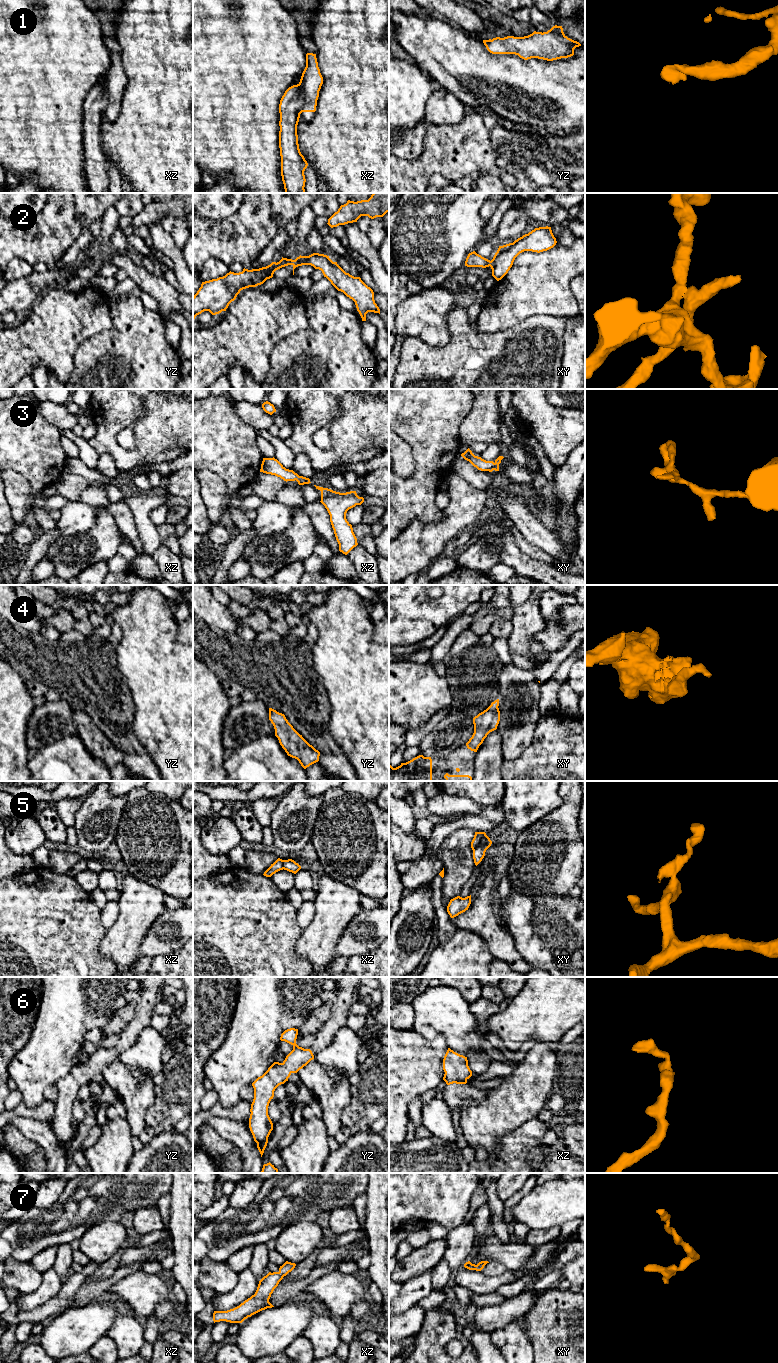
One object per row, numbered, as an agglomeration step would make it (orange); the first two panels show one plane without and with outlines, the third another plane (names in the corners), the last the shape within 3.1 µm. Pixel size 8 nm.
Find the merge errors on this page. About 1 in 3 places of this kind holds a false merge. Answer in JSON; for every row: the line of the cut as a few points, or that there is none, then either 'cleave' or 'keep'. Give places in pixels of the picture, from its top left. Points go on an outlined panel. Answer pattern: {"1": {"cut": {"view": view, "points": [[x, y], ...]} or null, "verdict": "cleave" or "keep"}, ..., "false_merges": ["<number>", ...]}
{"1": {"cut": null, "verdict": "keep"}, "2": {"cut": {"view": "yz", "points": [[294, 260], [292, 264]]}, "verdict": "cleave"}, "3": {"cut": null, "verdict": "keep"}, "4": {"cut": null, "verdict": "keep"}, "5": {"cut": {"view": "xy", "points": [[485, 834], [484, 838], [473, 850]]}, "verdict": "cleave"}, "6": {"cut": null, "verdict": "keep"}, "7": {"cut": null, "verdict": "keep"}, "false_merges": ["2", "5"]}

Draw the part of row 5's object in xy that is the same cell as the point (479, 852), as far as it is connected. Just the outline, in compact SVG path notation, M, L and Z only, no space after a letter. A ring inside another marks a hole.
M485 835L481 843L476 848L474 848L473 859L476 866L482 861L485 856L486 850L491 846L491 844L492 841L487 835Z

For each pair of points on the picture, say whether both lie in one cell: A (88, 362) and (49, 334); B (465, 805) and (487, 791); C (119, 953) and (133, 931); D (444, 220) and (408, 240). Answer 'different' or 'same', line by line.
A: different
B: different
C: same
D: same

